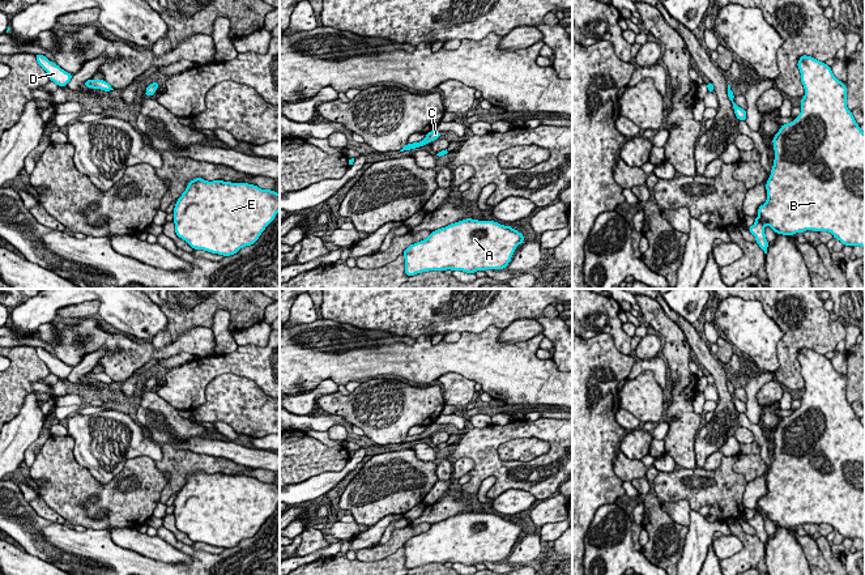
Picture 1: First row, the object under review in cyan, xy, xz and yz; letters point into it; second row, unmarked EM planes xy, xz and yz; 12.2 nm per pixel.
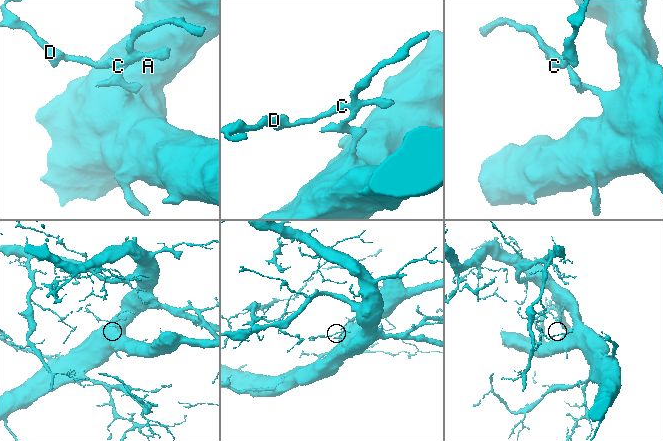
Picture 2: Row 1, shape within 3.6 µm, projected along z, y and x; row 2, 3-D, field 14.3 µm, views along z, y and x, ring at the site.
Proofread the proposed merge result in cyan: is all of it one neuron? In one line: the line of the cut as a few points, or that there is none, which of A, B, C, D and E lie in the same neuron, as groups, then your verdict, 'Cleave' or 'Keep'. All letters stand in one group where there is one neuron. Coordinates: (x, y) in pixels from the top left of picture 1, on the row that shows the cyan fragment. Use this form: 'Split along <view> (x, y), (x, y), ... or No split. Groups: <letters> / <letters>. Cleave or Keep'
No split. Groups: A B C D E. Keep

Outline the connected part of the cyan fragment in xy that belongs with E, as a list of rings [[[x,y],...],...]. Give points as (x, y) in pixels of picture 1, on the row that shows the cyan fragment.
[[[196,178],[172,212],[176,235],[193,250],[230,256],[259,239],[280,212],[280,195],[248,183]]]

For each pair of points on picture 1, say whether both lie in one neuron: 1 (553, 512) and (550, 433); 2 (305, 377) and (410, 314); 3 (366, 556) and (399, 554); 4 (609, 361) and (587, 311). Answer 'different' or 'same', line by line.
1: different
2: different
3: different
4: different

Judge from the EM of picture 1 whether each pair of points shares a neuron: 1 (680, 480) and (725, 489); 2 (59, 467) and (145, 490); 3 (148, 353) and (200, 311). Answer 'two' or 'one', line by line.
1: one
2: one
3: two

